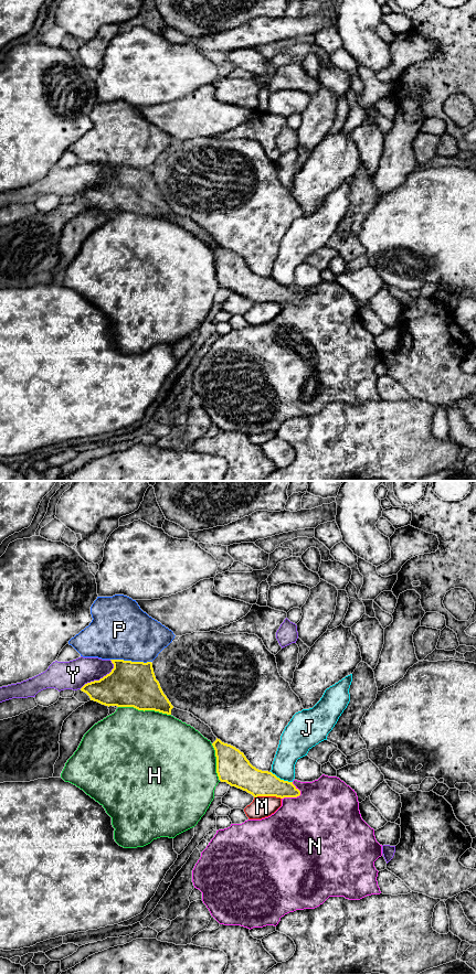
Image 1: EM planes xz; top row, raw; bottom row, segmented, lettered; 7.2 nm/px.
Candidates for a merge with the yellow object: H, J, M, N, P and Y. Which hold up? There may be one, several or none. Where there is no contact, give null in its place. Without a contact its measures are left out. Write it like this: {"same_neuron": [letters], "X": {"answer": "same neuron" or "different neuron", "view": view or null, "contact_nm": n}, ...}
{"same_neuron": ["Y"], "H": {"answer": "different neuron", "view": "xz", "contact_nm": 380}, "J": {"answer": "different neuron", "view": "xz", "contact_nm": 180}, "M": {"answer": "different neuron", "view": "xz", "contact_nm": 200}, "N": {"answer": "different neuron", "view": "xz", "contact_nm": 160}, "P": {"answer": "different neuron", "view": "xz", "contact_nm": 300}, "Y": {"answer": "same neuron", "view": "xz", "contact_nm": 320}}

